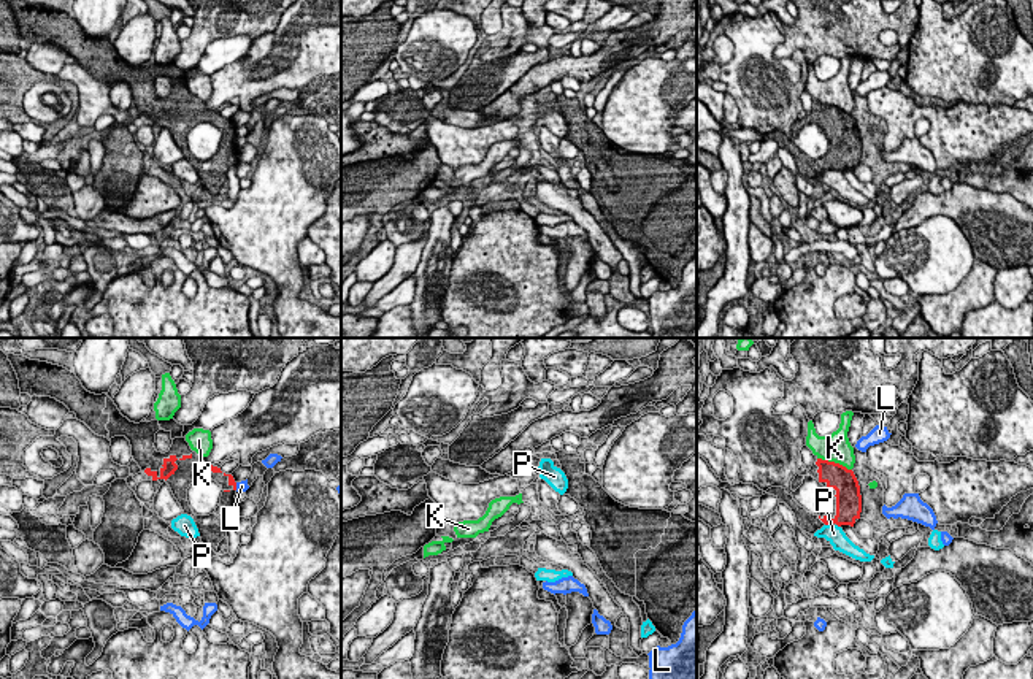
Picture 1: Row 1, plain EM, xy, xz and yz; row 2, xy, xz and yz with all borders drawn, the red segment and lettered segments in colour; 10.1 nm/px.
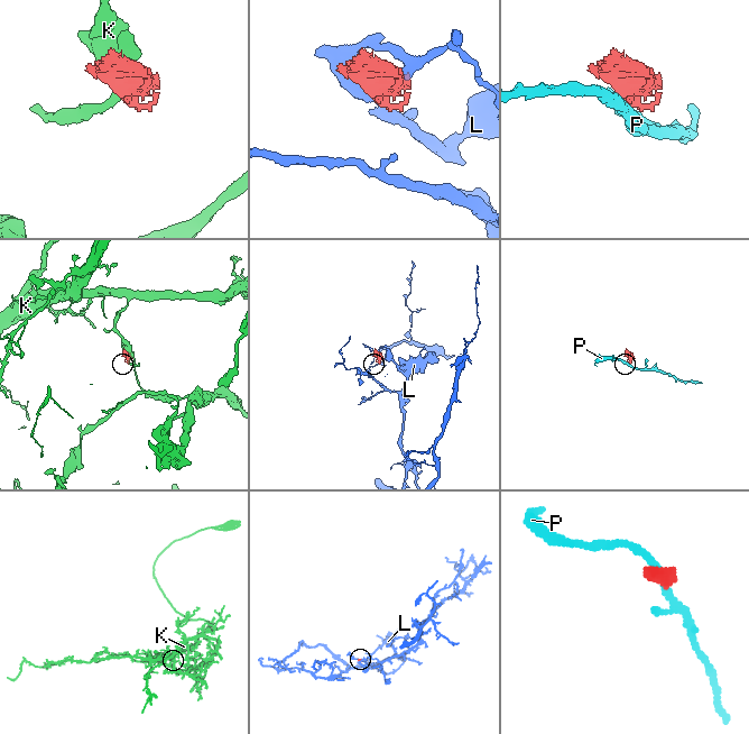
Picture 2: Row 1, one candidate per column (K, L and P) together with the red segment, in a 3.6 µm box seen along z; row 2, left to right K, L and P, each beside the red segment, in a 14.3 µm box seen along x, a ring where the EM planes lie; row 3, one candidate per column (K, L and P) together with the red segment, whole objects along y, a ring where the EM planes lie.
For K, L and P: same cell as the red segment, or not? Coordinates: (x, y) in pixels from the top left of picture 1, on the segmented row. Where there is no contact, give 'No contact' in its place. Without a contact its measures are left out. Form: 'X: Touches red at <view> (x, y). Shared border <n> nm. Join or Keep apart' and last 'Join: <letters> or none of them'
K: Touches red at yz (833, 462). Shared border 380 nm. Keep apart
L: Touches red at xy (235, 486). Shared border 80 nm. Keep apart
P: Touches red at yz (829, 524). Shared border 80 nm. Keep apart
Join: none of them

